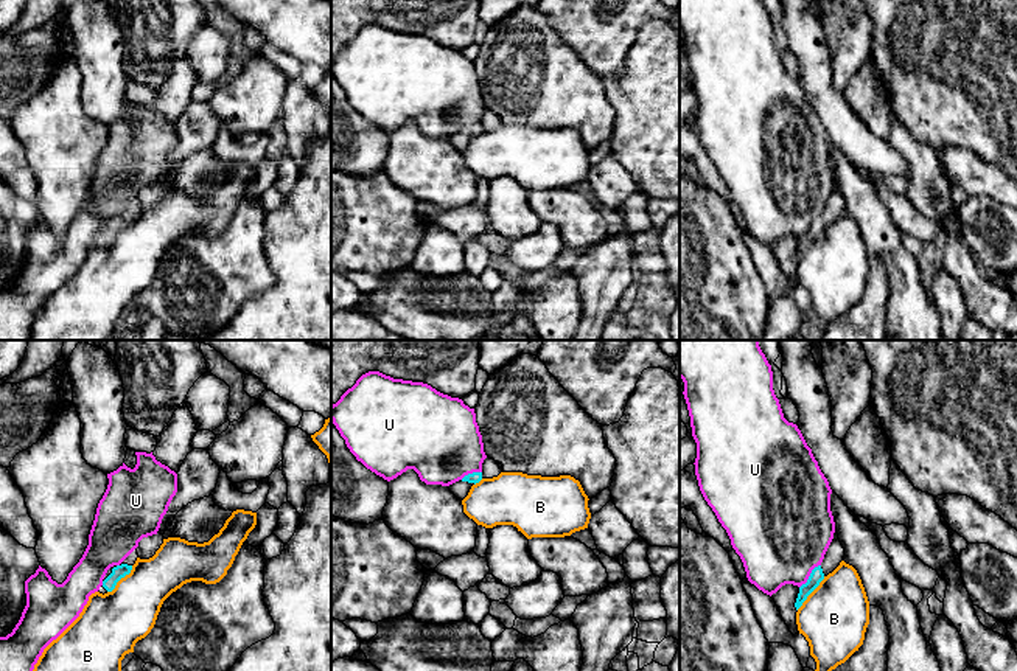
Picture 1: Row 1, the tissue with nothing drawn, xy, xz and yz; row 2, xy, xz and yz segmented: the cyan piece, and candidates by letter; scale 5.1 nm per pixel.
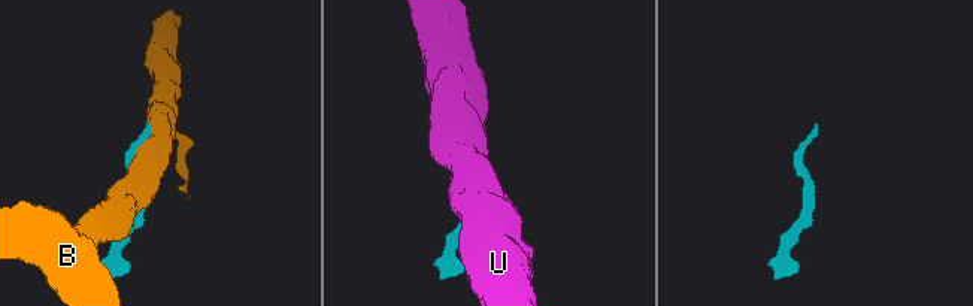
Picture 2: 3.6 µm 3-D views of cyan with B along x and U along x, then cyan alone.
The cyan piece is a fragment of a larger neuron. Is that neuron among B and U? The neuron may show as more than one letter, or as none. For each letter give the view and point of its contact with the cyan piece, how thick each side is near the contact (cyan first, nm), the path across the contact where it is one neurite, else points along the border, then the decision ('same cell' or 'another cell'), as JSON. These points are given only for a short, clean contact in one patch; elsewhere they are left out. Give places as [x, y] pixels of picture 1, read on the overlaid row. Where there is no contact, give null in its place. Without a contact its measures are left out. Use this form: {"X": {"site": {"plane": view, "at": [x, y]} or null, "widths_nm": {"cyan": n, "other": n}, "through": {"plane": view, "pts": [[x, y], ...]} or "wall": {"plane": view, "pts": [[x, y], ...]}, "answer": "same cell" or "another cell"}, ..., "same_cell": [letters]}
{"B": {"site": {"plane": "yz", "at": [810, 592]}, "widths_nm": {"cyan": 70, "other": 340}, "answer": "another cell"}, "U": {"site": {"plane": "yz", "at": [810, 575]}, "widths_nm": {"cyan": 70, "other": 460}, "answer": "another cell"}, "same_cell": []}

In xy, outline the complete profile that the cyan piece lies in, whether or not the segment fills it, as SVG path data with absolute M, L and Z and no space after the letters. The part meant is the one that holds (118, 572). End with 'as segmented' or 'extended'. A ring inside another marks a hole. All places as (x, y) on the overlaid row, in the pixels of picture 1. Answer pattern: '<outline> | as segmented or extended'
M137 548L120 564L120 565L114 565L107 570L104 579L103 579L103 586L100 587L100 593L107 593L112 592L117 586L117 582L124 578L126 575L131 573L132 565L135 564L138 555L137 555Z | extended

